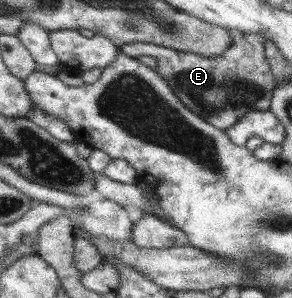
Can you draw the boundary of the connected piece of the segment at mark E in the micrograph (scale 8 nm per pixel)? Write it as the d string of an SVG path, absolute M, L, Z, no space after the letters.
M236 30L229 35L231 45L220 56L202 56L140 42L123 45L119 50L132 57L154 56L158 74L166 80L175 97L202 120L226 131L249 112L268 111L276 83L264 50L267 38L260 33Z

